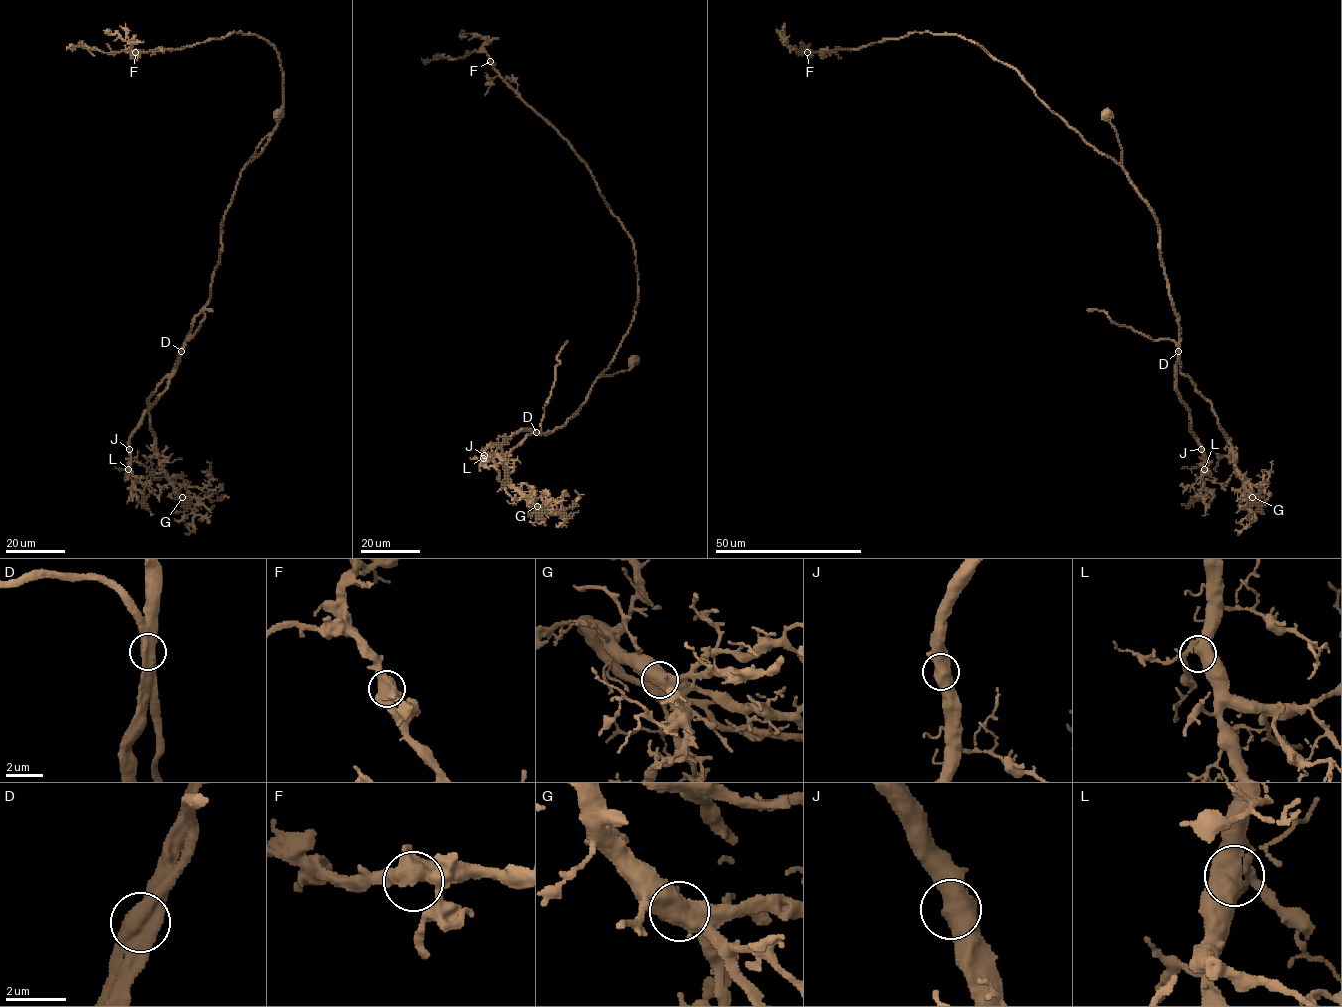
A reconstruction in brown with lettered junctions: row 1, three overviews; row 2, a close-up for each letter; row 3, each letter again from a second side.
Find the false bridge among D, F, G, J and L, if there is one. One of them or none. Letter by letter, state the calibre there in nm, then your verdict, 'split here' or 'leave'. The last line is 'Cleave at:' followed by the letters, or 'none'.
D: calibre 700 nm; split here
F: calibre 650 nm; leave
G: calibre 650 nm; leave
J: calibre 600 nm; leave
L: calibre 500 nm; leave
Cleave at: D

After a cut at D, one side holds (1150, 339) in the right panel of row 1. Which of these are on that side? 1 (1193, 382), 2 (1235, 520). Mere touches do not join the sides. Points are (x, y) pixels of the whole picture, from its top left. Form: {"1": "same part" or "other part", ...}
{"1": "same part", "2": "same part"}

